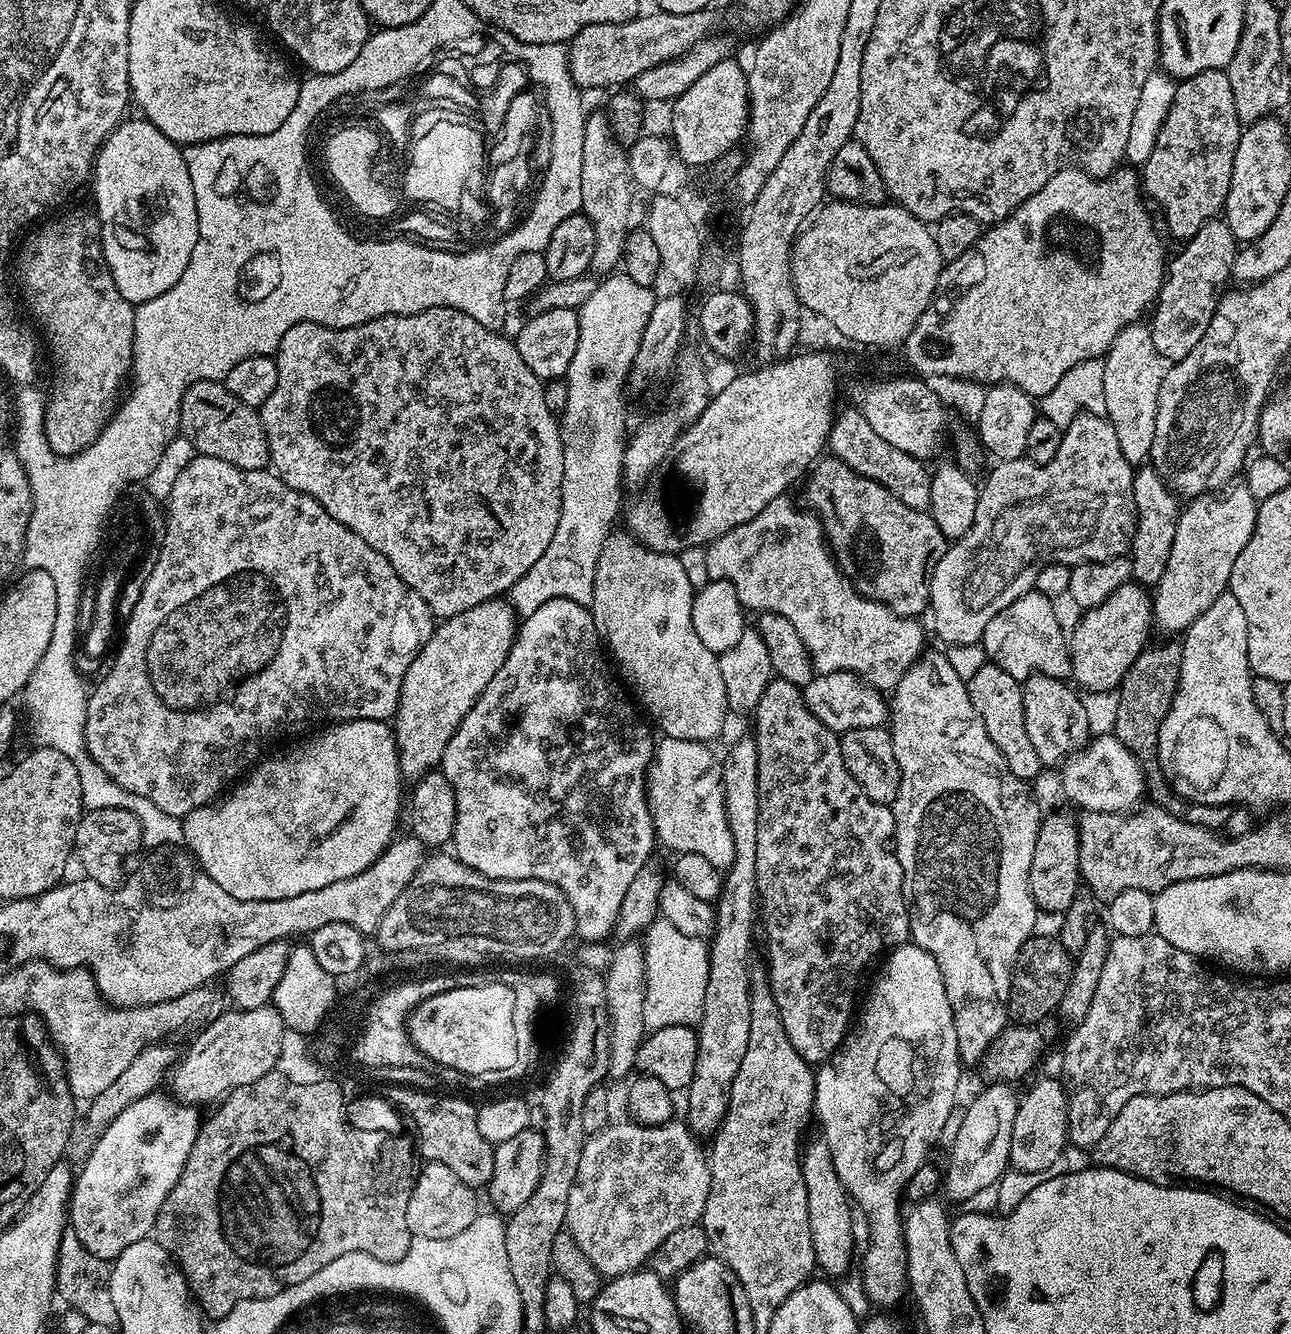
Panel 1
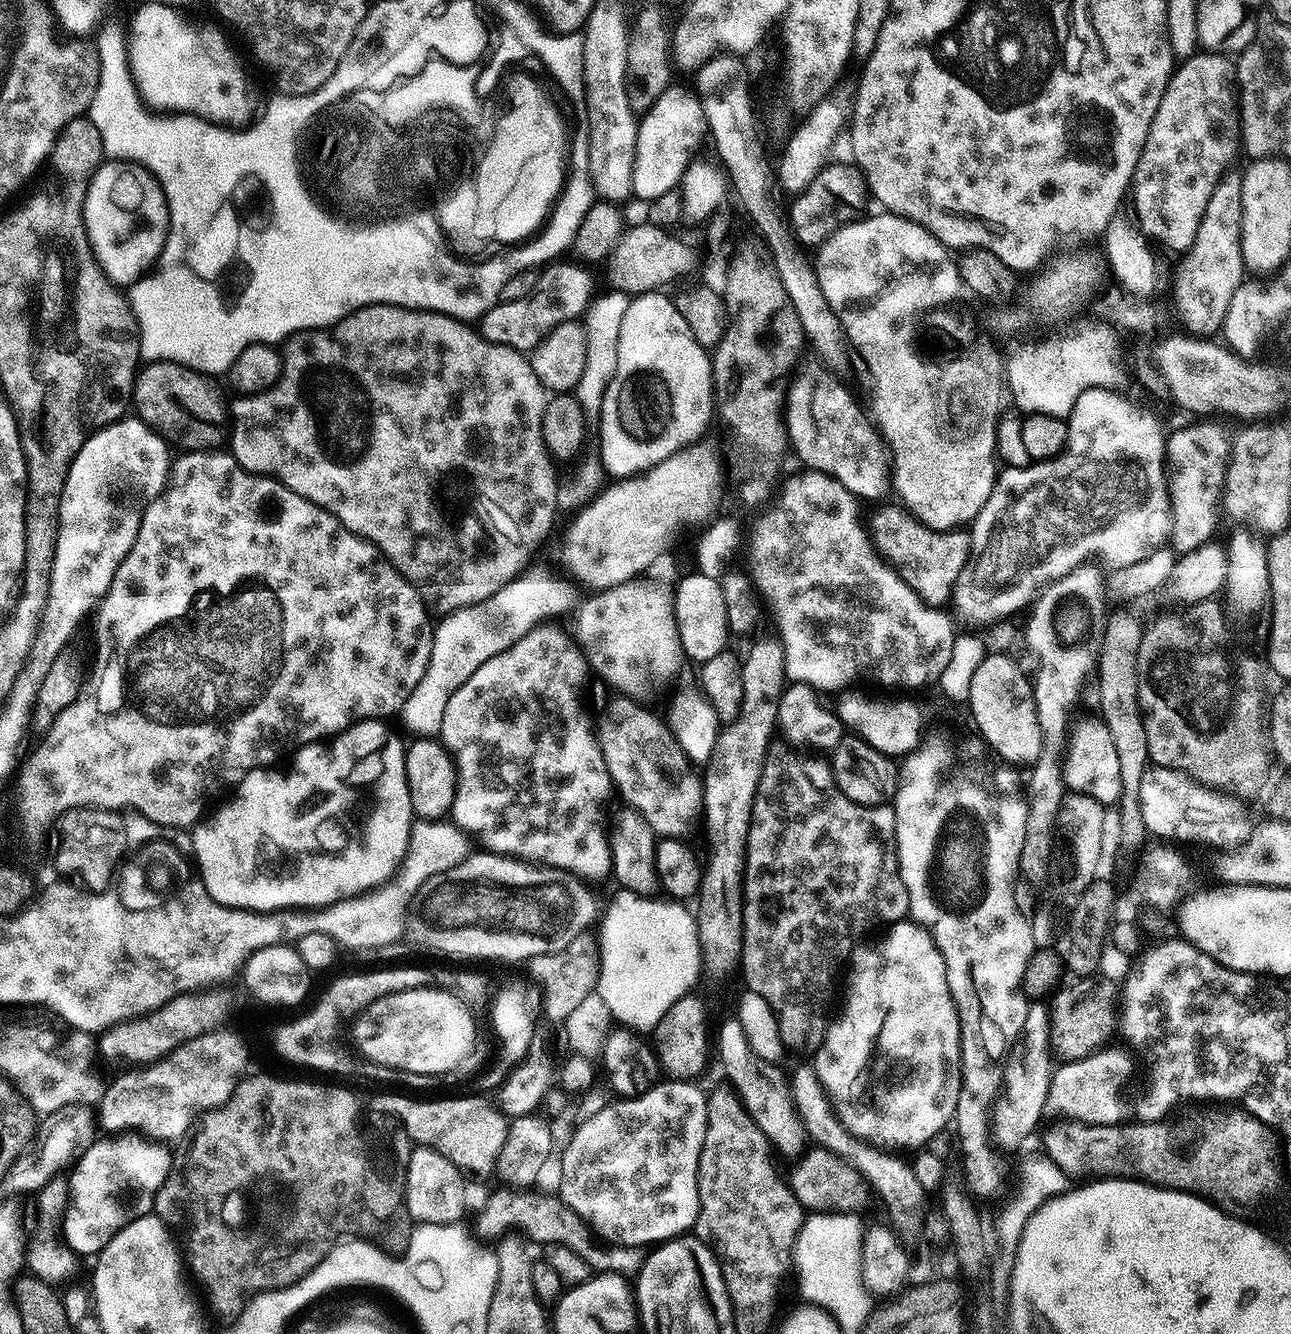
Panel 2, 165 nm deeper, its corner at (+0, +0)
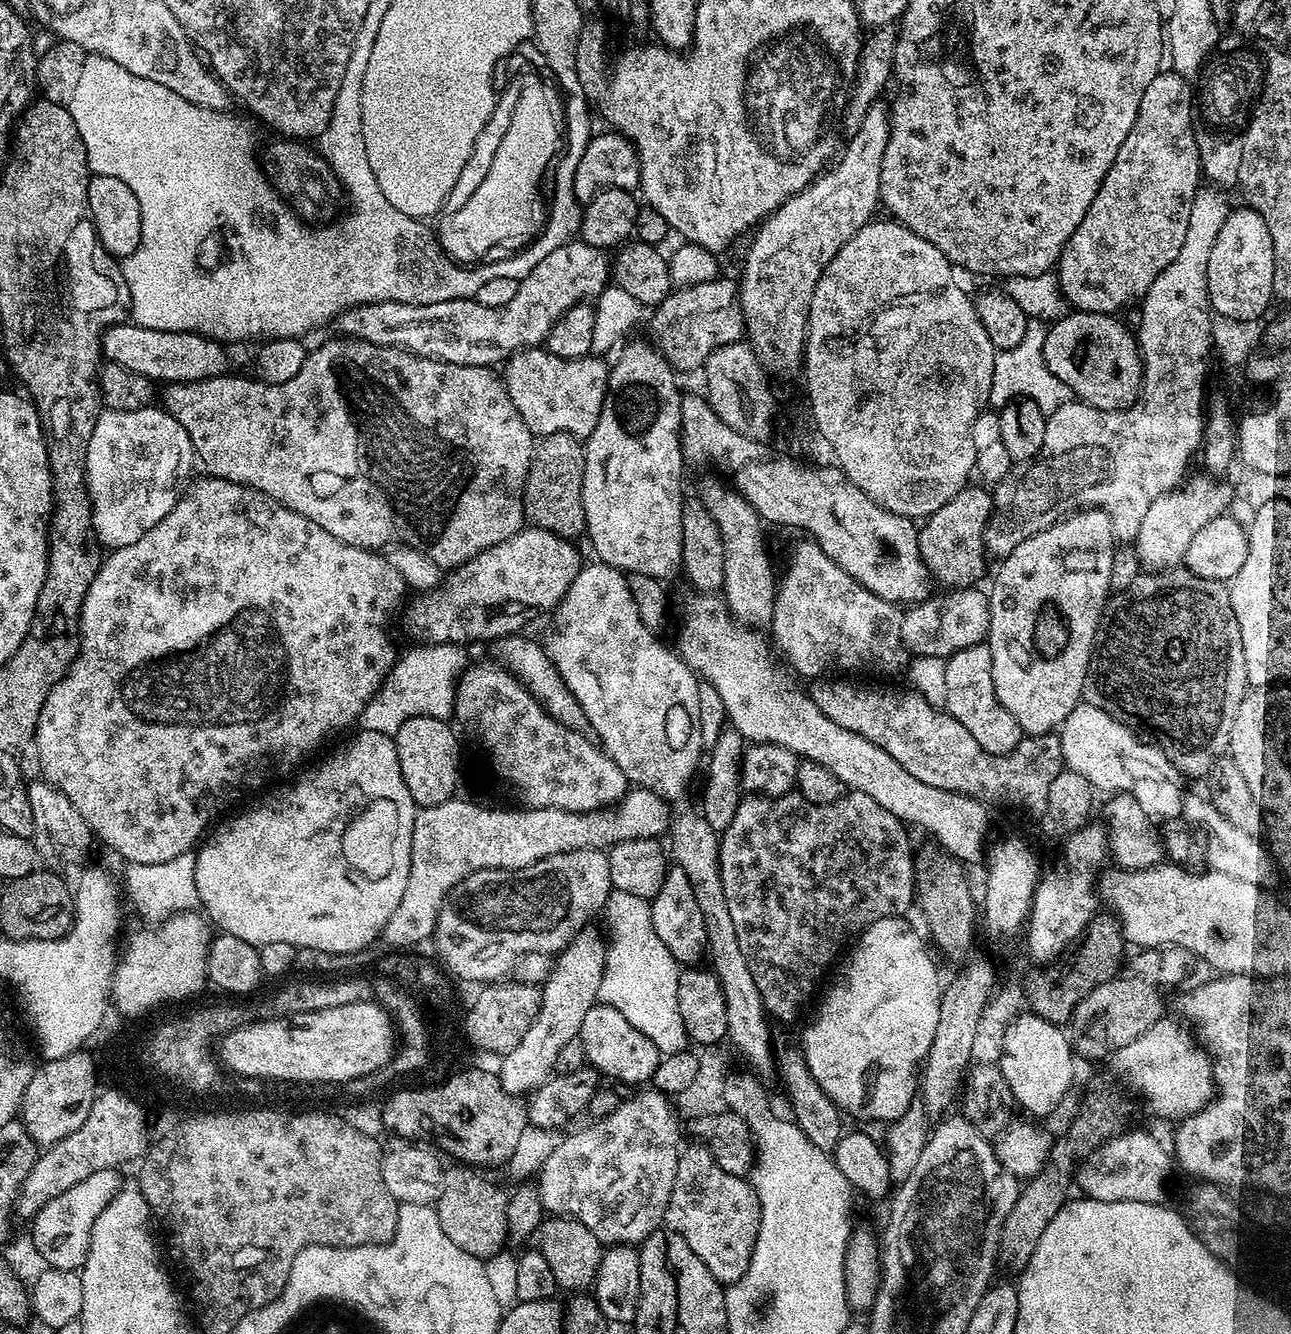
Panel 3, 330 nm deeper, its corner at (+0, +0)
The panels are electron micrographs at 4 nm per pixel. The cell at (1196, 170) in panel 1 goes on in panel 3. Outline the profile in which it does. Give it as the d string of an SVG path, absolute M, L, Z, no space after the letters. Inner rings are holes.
M1175 70L1161 71L1154 82L1146 86L1131 134L1122 142L1122 150L1118 150L1118 158L1086 212L1086 218L1082 218L1060 255L1060 291L1069 305L1089 312L1115 313L1115 308L1130 303L1135 296L1143 298L1154 278L1178 258L1178 250L1182 250L1190 226L1190 206L1202 187L1202 144L1196 141L1196 128L1192 125L1194 92L1188 86L1189 81Z

